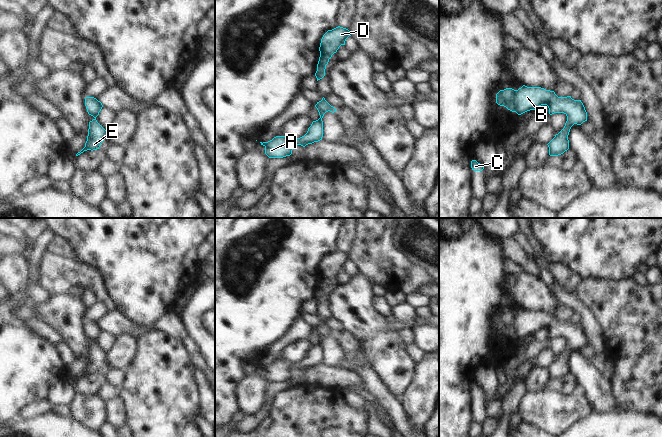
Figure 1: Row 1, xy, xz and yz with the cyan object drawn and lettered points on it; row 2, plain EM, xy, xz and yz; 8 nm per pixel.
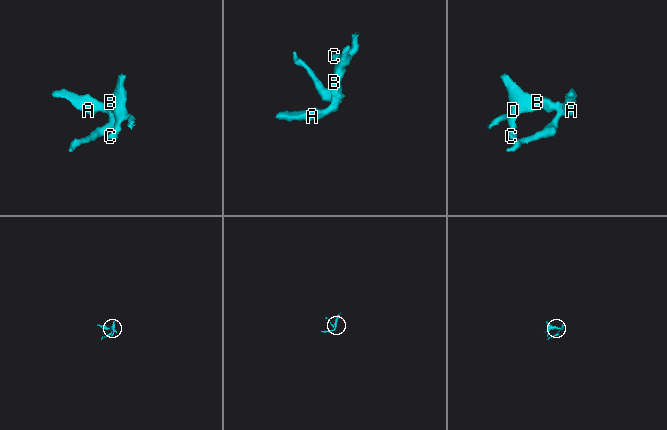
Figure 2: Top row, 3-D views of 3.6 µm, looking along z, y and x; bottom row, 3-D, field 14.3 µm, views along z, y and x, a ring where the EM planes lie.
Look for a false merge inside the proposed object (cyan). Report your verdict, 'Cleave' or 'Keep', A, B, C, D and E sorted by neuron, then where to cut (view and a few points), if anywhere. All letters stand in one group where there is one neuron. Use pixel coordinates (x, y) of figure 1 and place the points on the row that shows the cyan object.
Keep. Groups: A B C D E. No split

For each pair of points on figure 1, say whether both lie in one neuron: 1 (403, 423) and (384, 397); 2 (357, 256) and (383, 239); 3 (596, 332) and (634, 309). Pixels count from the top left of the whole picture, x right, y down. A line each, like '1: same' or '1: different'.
1: same
2: same
3: different

